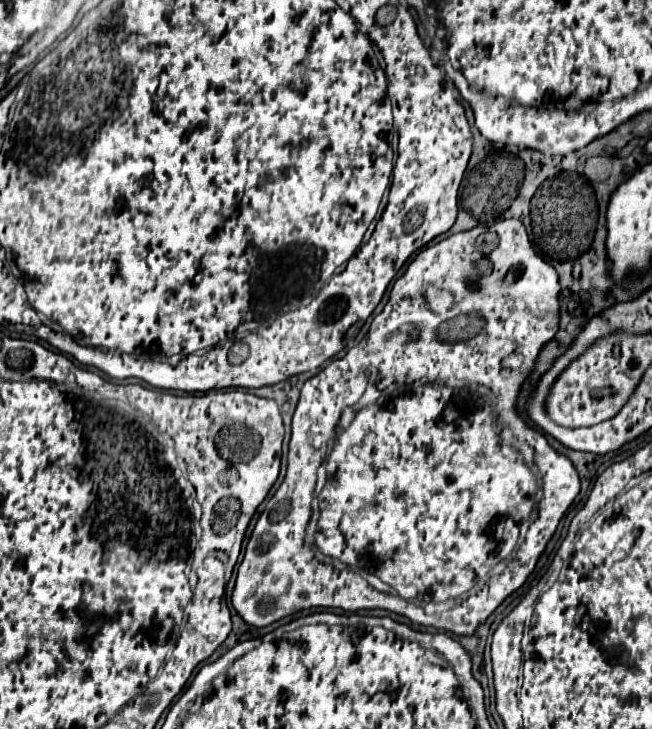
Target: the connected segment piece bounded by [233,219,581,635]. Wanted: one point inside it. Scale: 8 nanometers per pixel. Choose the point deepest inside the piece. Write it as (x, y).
(506, 298)

